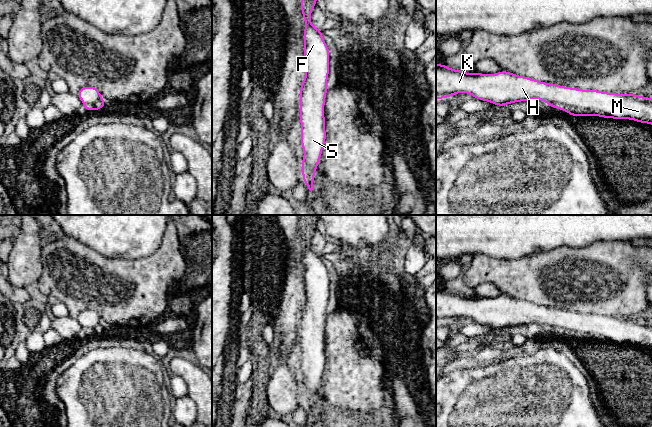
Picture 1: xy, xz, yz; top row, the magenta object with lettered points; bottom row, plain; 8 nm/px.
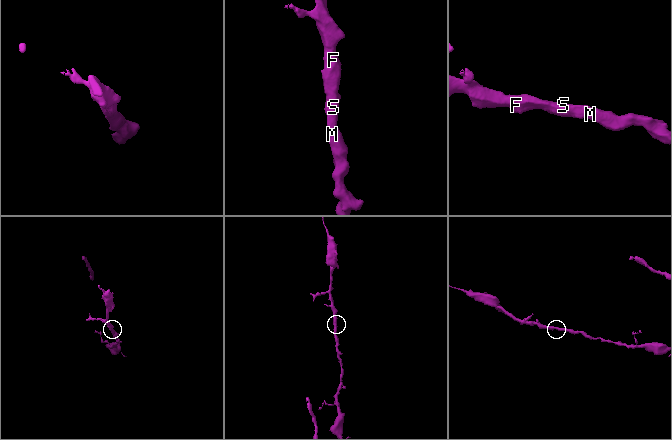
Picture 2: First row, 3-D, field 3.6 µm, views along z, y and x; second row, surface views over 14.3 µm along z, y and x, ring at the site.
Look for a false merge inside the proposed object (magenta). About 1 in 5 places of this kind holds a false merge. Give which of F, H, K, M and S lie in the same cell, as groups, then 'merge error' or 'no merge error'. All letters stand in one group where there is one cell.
groups F H K M S; no merge error

